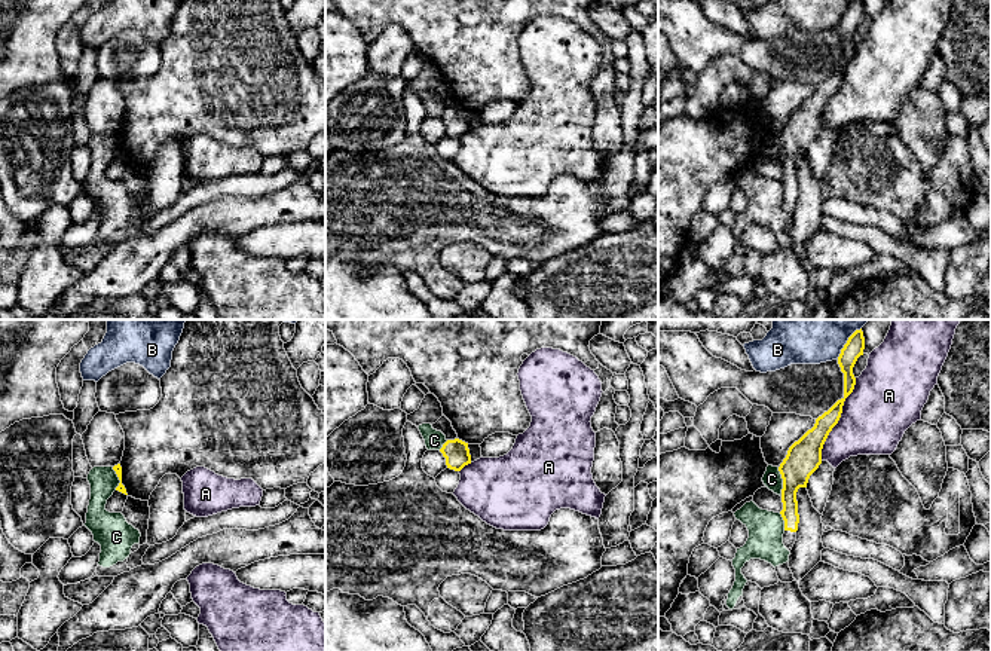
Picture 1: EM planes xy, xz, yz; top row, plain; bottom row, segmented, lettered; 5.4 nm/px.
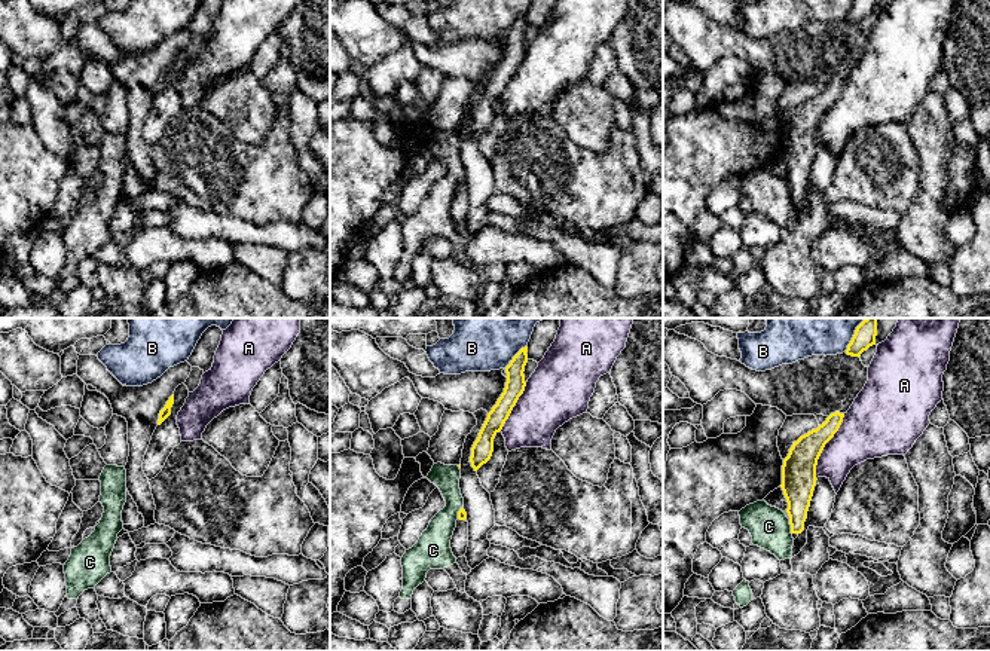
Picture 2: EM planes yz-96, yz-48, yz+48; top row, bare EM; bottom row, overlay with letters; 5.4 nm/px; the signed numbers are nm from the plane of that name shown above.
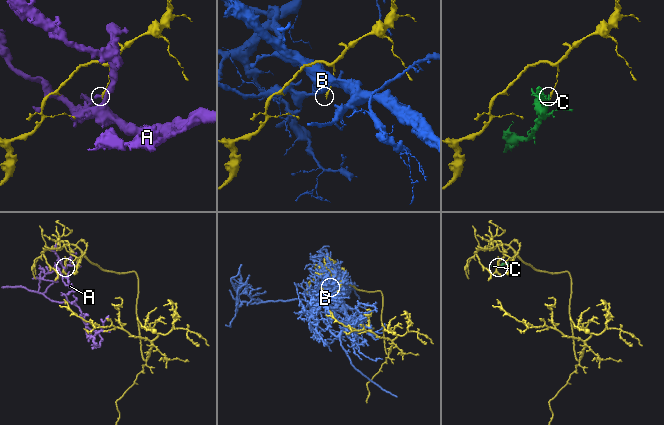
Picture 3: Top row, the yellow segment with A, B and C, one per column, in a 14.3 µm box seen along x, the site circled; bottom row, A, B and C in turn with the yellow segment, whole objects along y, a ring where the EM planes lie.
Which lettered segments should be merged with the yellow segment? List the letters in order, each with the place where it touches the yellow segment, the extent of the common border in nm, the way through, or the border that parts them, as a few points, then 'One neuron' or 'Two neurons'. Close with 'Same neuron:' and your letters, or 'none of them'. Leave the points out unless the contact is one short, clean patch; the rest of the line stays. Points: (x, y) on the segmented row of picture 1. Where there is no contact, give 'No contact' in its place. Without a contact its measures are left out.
A: Touches yellow at yz (838, 419). Shared border 480 nm. Two neurons
B: Touches yellow at yz (847, 342). Shared border 220 nm. Two neurons
C: Touches yellow at yz (783, 482). Shared border 160 nm. Boundary: yz (777, 467), (782, 476), (782, 495). Two neurons
Same neuron: none of them

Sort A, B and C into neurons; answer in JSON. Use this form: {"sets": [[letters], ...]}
{"sets": [["A"], ["B"], ["C"]]}

